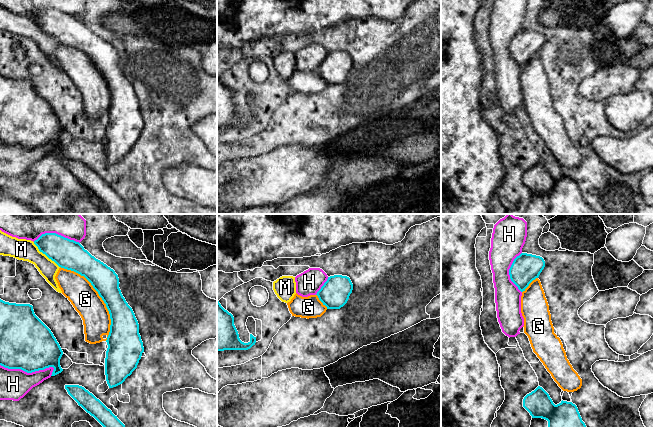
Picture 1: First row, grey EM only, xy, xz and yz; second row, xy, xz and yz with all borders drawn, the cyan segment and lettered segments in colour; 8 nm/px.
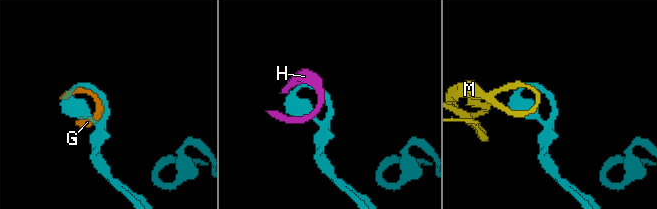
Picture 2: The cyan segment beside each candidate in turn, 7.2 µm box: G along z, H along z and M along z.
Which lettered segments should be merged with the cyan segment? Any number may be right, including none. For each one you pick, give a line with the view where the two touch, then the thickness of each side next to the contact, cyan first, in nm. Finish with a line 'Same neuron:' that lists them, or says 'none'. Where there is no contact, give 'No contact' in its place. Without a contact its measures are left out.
Same neuron: none

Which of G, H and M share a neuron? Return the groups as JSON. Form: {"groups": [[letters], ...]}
{"groups": [["G", "H"], ["M"]]}

